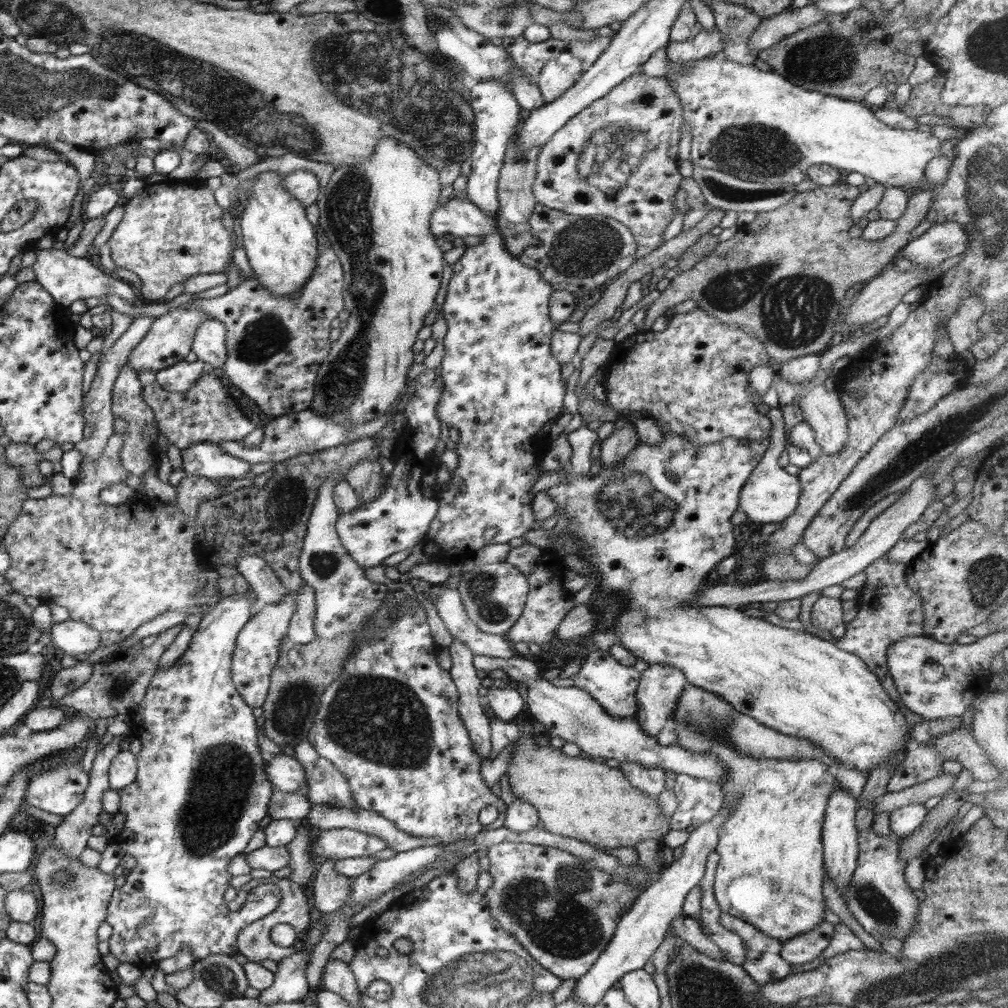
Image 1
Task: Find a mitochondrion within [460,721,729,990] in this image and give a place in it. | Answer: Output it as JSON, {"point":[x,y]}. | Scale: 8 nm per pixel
{"point":[551,912]}

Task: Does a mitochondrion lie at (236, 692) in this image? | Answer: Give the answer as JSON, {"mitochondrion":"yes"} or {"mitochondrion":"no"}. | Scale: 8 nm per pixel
{"mitochondrion":"no"}

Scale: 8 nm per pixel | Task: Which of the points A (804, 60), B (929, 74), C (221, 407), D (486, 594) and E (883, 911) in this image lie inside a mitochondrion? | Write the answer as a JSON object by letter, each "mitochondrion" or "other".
{"A":"mitochondrion","B":"other","C":"mitochondrion","D":"mitochondrion","E":"mitochondrion"}

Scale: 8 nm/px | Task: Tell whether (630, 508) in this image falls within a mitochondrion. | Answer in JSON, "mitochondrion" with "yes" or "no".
{"mitochondrion":"yes"}

